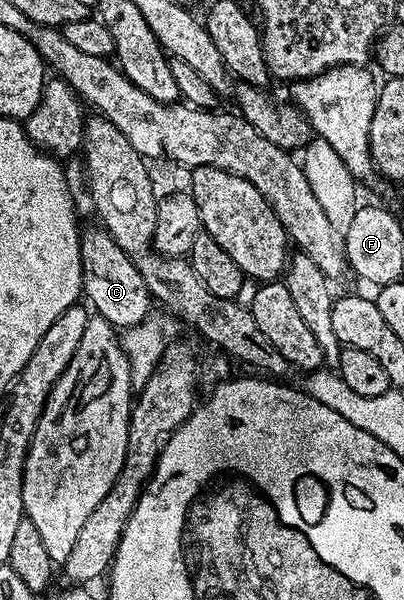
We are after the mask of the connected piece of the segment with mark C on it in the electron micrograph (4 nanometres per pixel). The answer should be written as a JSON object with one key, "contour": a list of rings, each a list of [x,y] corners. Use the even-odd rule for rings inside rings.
{"contour":[[[94,225],[80,232],[81,238],[81,289],[84,298],[89,298],[88,306],[96,314],[107,320],[114,329],[124,329],[139,325],[151,314],[155,300],[139,273],[137,264],[130,259],[119,245],[110,237],[109,232]]]}

